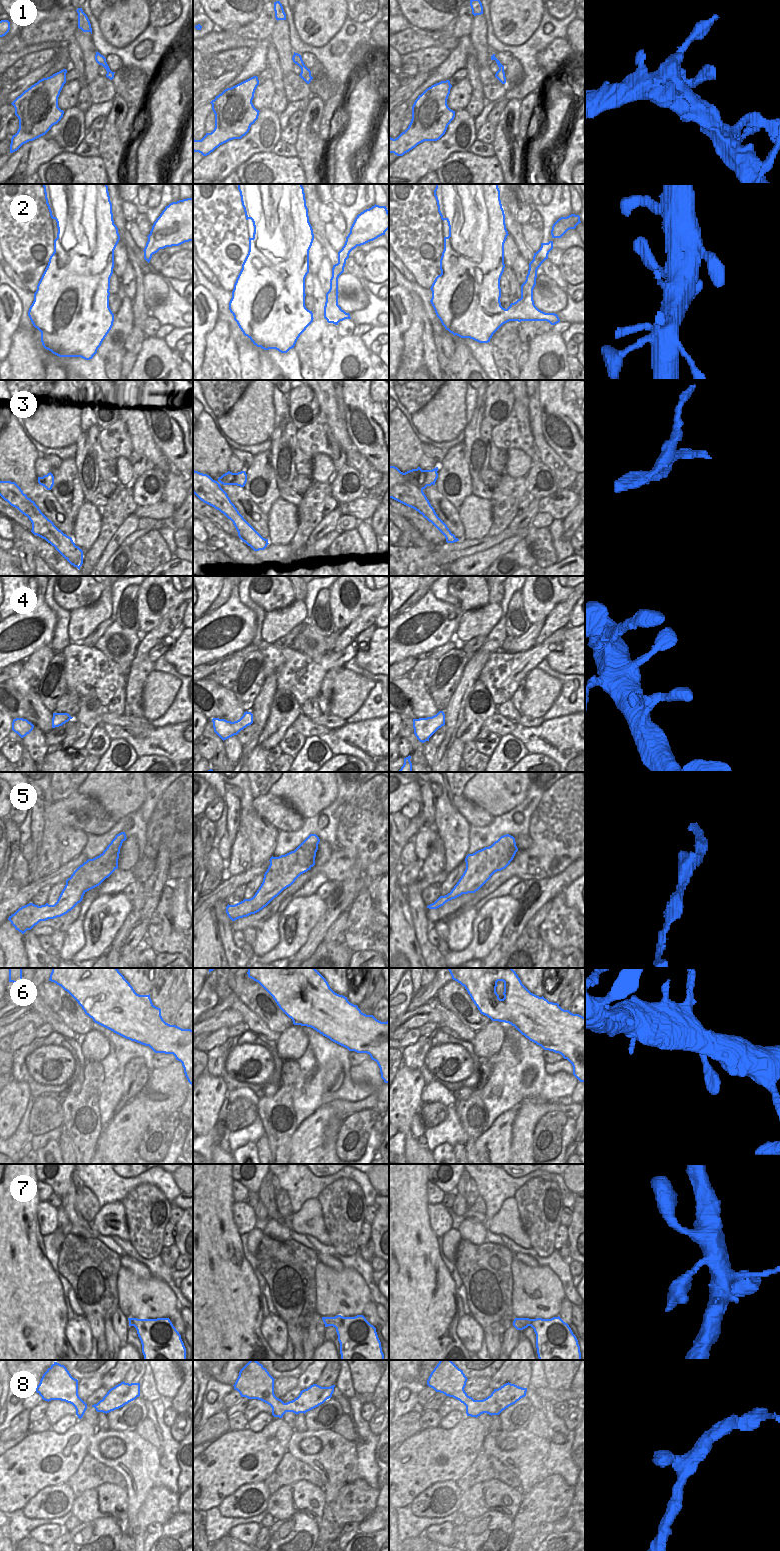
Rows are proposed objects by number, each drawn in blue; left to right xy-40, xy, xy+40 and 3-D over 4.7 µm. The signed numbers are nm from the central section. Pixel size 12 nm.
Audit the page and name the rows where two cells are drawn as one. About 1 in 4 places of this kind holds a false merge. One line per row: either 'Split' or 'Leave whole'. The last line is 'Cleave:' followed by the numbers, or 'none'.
1: Leave whole
2: Leave whole
3: Split
4: Leave whole
5: Leave whole
6: Leave whole
7: Leave whole
8: Leave whole
Cleave: 3

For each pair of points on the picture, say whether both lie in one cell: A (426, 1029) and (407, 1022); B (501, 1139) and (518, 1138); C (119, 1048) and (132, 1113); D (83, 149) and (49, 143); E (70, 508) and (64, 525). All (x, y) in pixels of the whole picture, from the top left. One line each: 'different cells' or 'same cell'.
A: different cells
B: different cells
C: different cells
D: different cells
E: different cells

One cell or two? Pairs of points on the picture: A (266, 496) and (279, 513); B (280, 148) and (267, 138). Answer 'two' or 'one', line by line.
A: two
B: two

